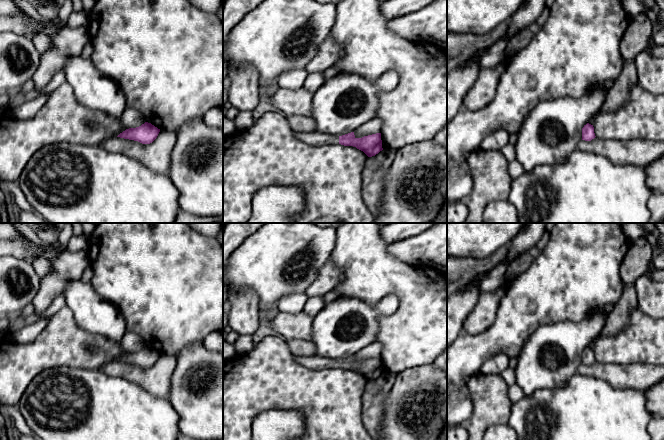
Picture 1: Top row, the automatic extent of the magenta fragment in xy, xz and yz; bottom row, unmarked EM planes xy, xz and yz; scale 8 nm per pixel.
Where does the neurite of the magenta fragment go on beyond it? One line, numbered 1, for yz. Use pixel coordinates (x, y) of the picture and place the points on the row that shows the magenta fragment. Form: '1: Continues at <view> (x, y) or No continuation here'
1: No continuation here

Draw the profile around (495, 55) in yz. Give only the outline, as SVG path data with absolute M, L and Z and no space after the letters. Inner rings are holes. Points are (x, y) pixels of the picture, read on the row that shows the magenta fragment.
M500 39L489 47L488 51L479 61L481 68L494 68L505 60L505 49L509 40Z

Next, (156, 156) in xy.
M160 130L157 138L150 144L138 141L111 137L100 145L111 153L121 153L142 163L150 170L167 175L171 164L172 148L176 135L170 131Z

